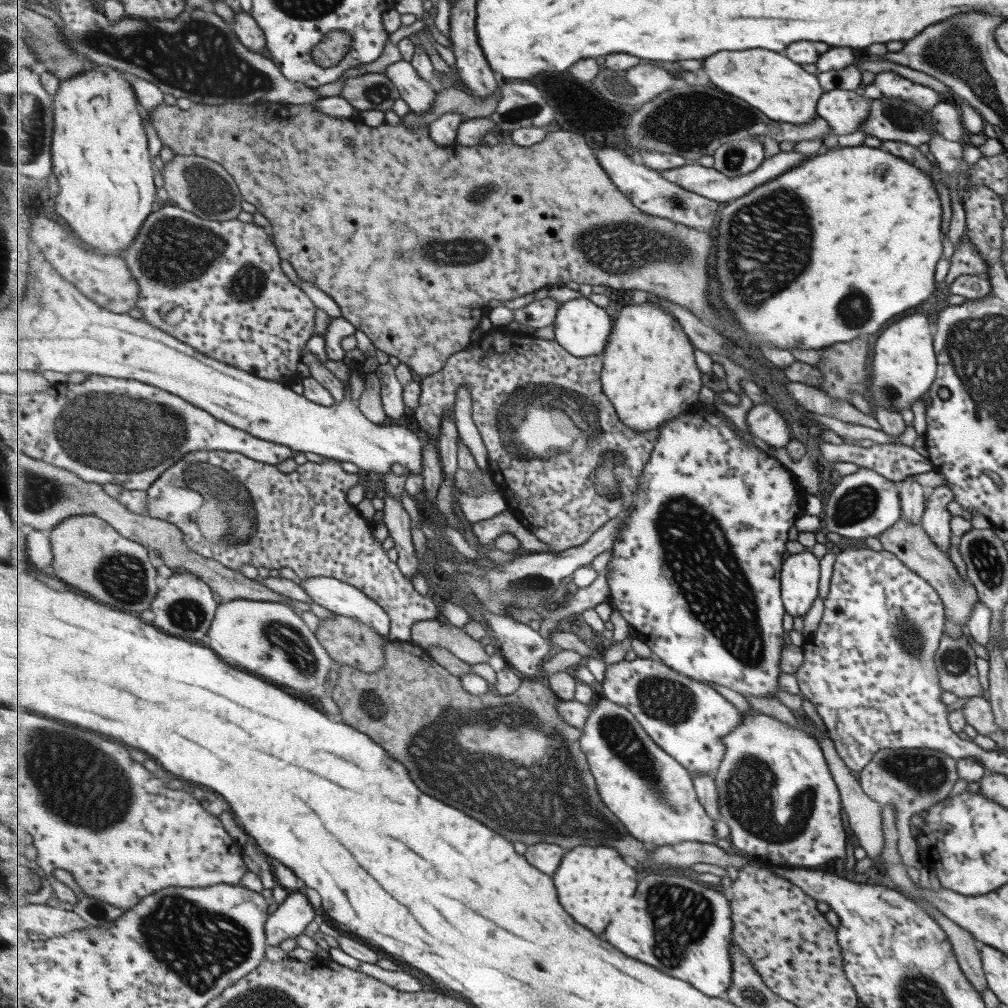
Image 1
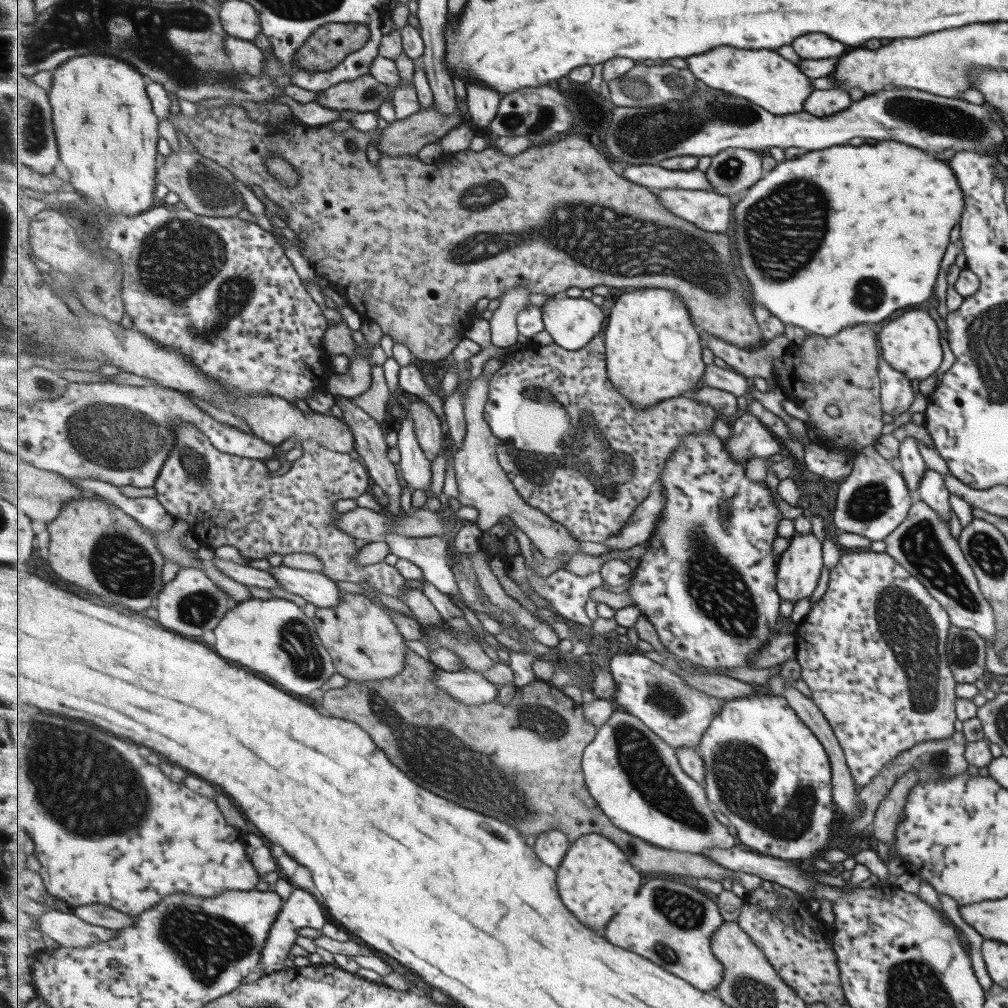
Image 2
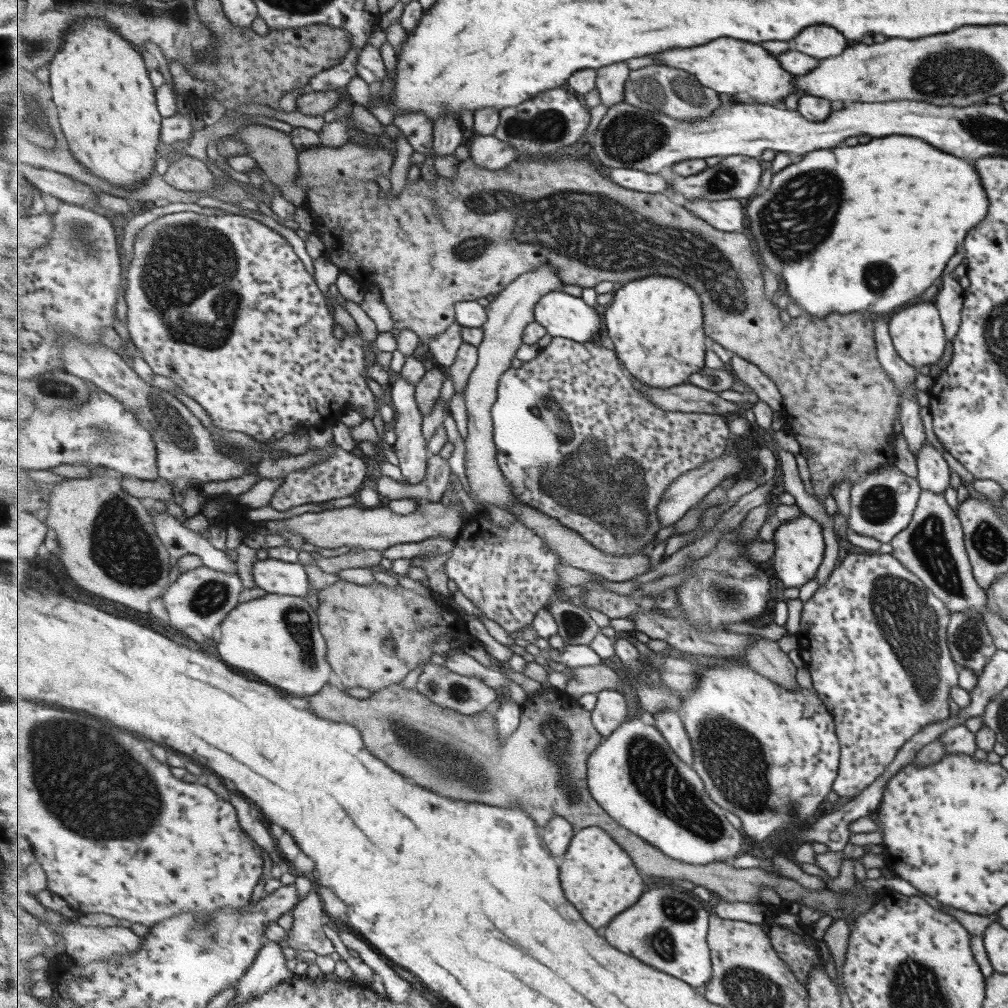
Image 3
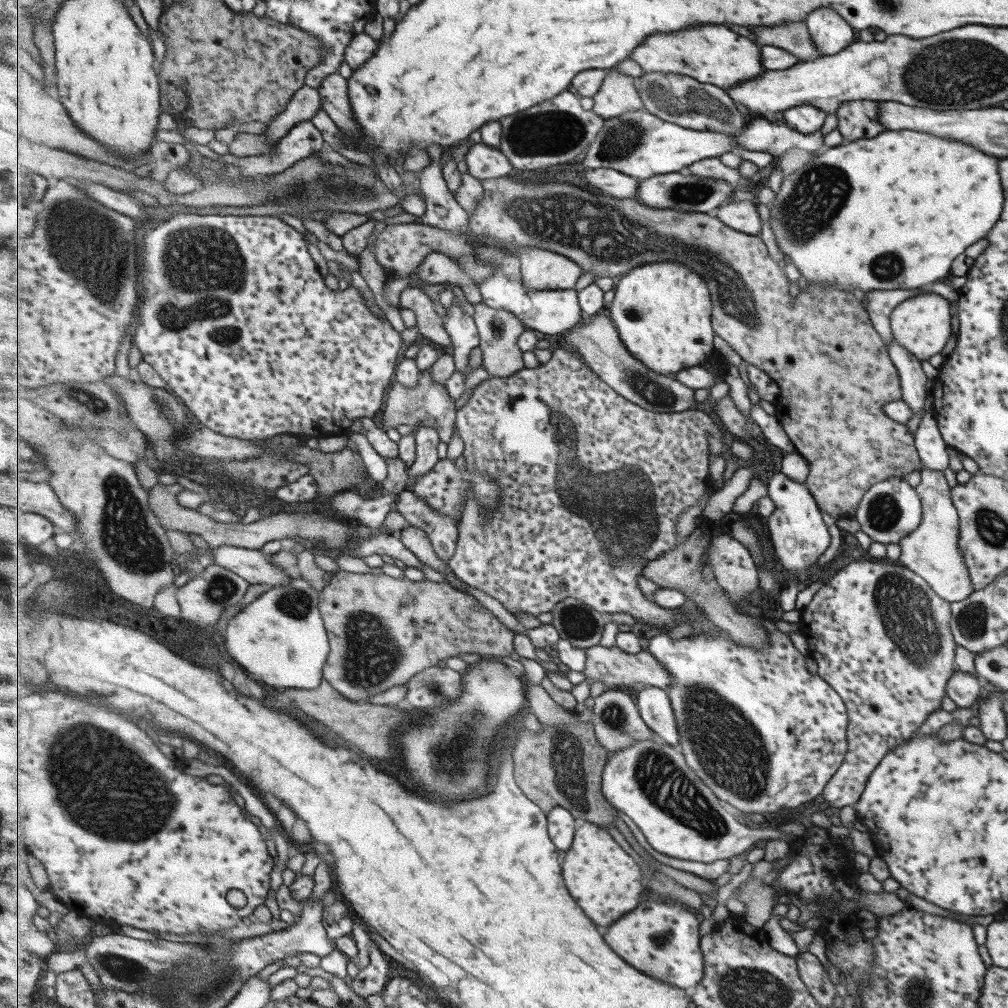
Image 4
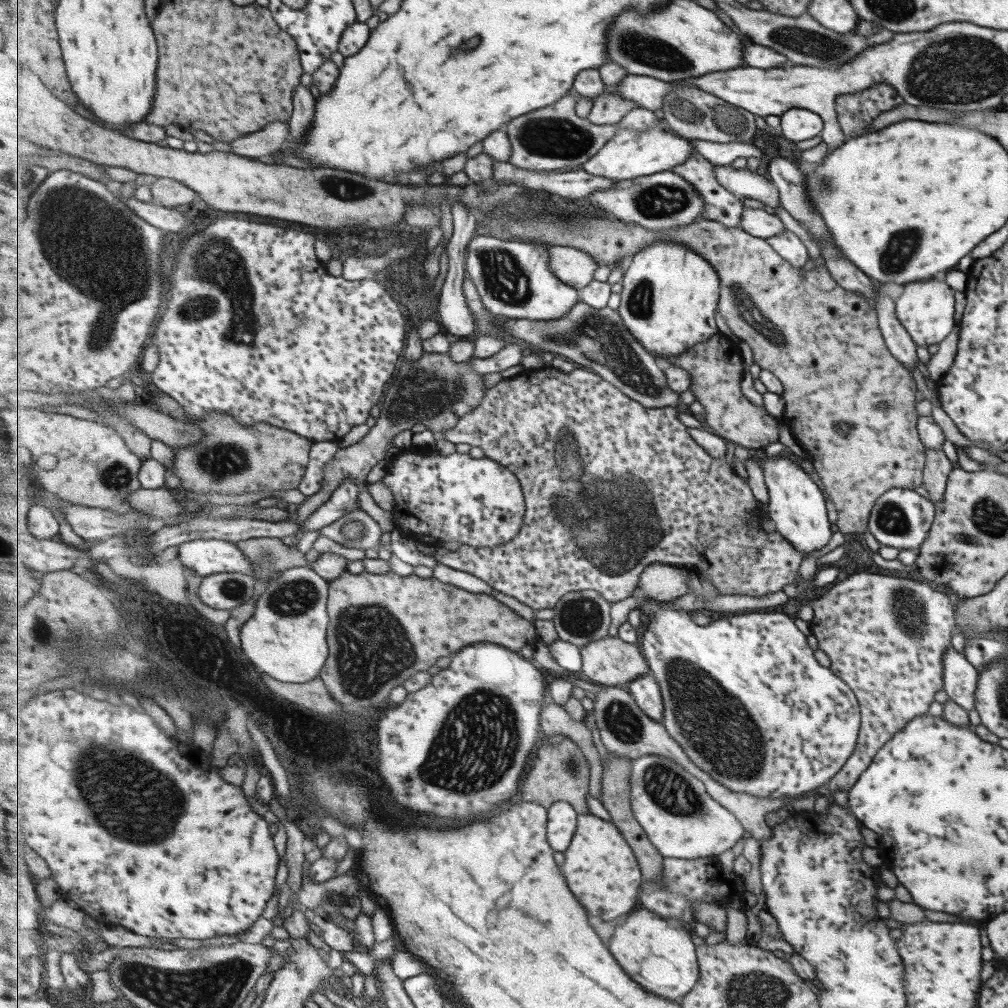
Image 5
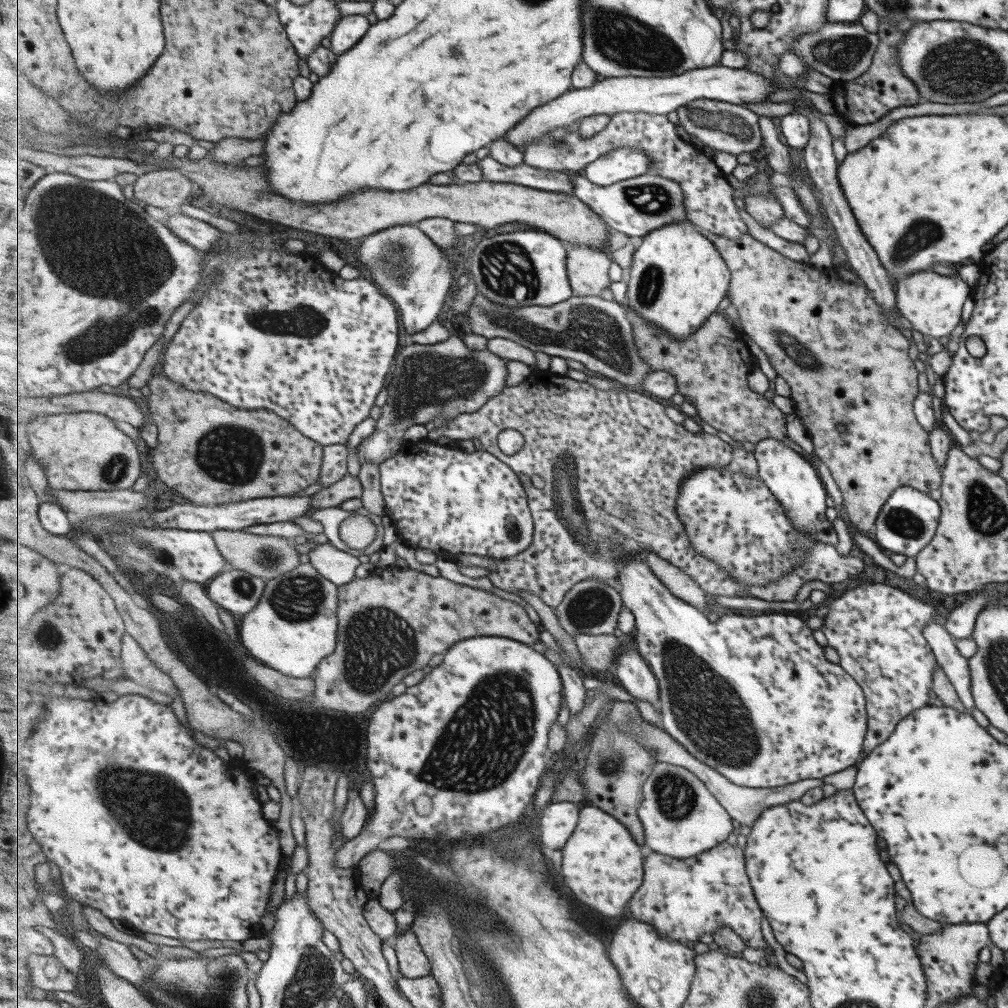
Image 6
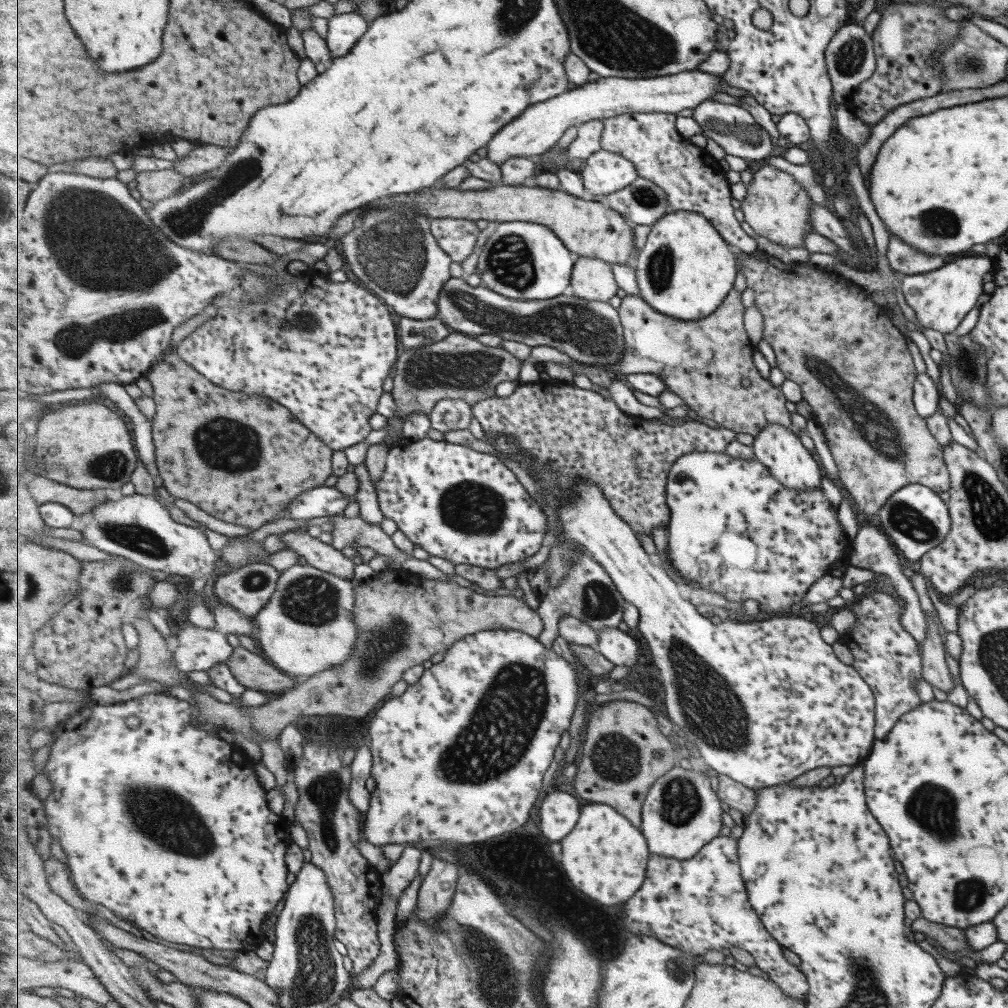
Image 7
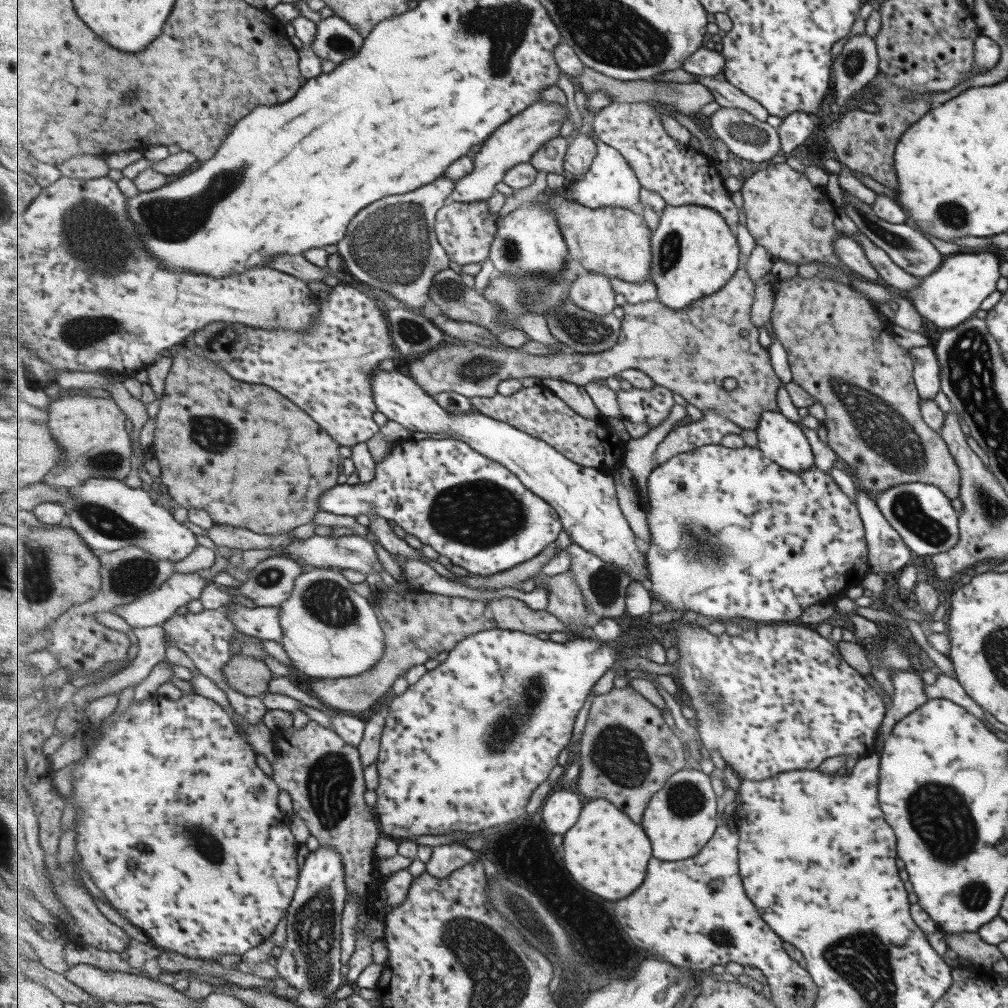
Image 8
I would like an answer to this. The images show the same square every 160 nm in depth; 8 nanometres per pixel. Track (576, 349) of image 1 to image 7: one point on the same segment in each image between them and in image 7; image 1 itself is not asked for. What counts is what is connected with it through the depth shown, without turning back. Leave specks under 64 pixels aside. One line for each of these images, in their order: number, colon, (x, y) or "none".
2: (572, 323)
3: (564, 316)
4: (553, 312)
5: (514, 279)
6: (523, 268)
7: (525, 261)

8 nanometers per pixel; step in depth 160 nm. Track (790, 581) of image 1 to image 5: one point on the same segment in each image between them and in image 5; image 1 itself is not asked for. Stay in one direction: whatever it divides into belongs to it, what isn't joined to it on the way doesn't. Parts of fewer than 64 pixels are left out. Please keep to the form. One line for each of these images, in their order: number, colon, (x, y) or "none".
2: (800, 565)
3: (798, 544)
4: (798, 534)
5: (796, 510)

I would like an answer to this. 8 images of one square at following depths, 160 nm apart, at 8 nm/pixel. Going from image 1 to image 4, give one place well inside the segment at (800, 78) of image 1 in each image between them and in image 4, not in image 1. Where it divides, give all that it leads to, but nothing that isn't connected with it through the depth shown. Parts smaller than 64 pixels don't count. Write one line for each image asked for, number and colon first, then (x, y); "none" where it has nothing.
2: (762, 77)
3: (729, 66)
4: (711, 53)

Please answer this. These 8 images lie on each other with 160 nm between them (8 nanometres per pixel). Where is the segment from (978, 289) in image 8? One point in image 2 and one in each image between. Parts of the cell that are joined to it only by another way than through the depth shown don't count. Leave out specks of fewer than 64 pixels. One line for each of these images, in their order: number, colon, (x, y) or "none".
2: (910, 343)
3: (916, 334)
4: (921, 324)
5: (925, 309)
6: (932, 304)
7: (940, 299)

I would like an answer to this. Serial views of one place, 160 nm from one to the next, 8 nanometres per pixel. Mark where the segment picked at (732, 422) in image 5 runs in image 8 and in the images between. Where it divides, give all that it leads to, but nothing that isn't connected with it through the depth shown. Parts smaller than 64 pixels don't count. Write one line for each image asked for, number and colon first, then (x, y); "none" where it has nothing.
6: (712, 367)
7: (706, 362)
8: (692, 351)

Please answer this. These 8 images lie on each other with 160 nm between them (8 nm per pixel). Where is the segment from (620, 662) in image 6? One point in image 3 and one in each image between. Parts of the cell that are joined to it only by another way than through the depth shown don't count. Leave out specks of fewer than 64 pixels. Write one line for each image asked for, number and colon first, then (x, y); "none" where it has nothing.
3: (669, 722)
4: (654, 703)
5: (646, 690)

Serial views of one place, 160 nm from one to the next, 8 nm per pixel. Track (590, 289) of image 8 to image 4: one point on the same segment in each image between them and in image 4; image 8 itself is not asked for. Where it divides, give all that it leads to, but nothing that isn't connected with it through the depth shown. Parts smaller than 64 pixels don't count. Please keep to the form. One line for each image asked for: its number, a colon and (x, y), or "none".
4: (542, 269)
5: (577, 268)
6: (588, 268)
7: (593, 279)

